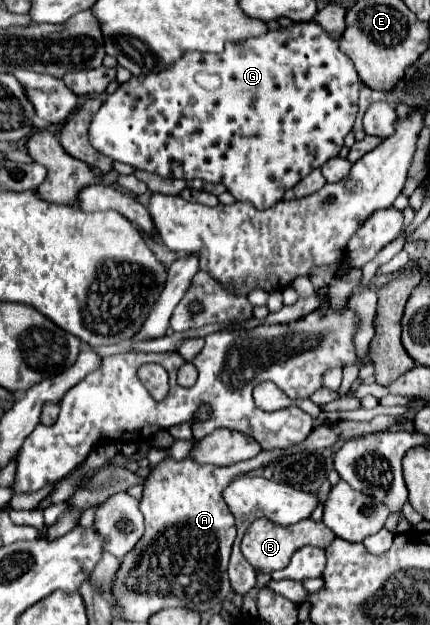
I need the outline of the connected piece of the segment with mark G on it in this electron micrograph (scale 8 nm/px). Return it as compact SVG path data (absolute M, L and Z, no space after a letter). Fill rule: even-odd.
M294 22L290 28L270 30L258 38L246 38L246 42L228 42L226 50L222 54L204 54L196 50L188 50L178 58L178 62L172 62L166 70L158 74L142 74L142 78L132 76L128 82L120 84L120 88L114 94L108 94L100 110L94 114L90 122L90 144L94 150L102 152L110 160L122 162L132 166L134 170L146 170L154 172L162 178L182 178L182 180L194 180L200 178L204 182L224 184L226 190L240 202L248 202L258 210L266 210L282 200L284 192L290 186L296 186L310 170L320 168L330 158L338 156L344 136L352 130L354 118L358 112L358 92L360 92L360 78L352 64L352 60L340 50L338 42L318 26L318 22Z

